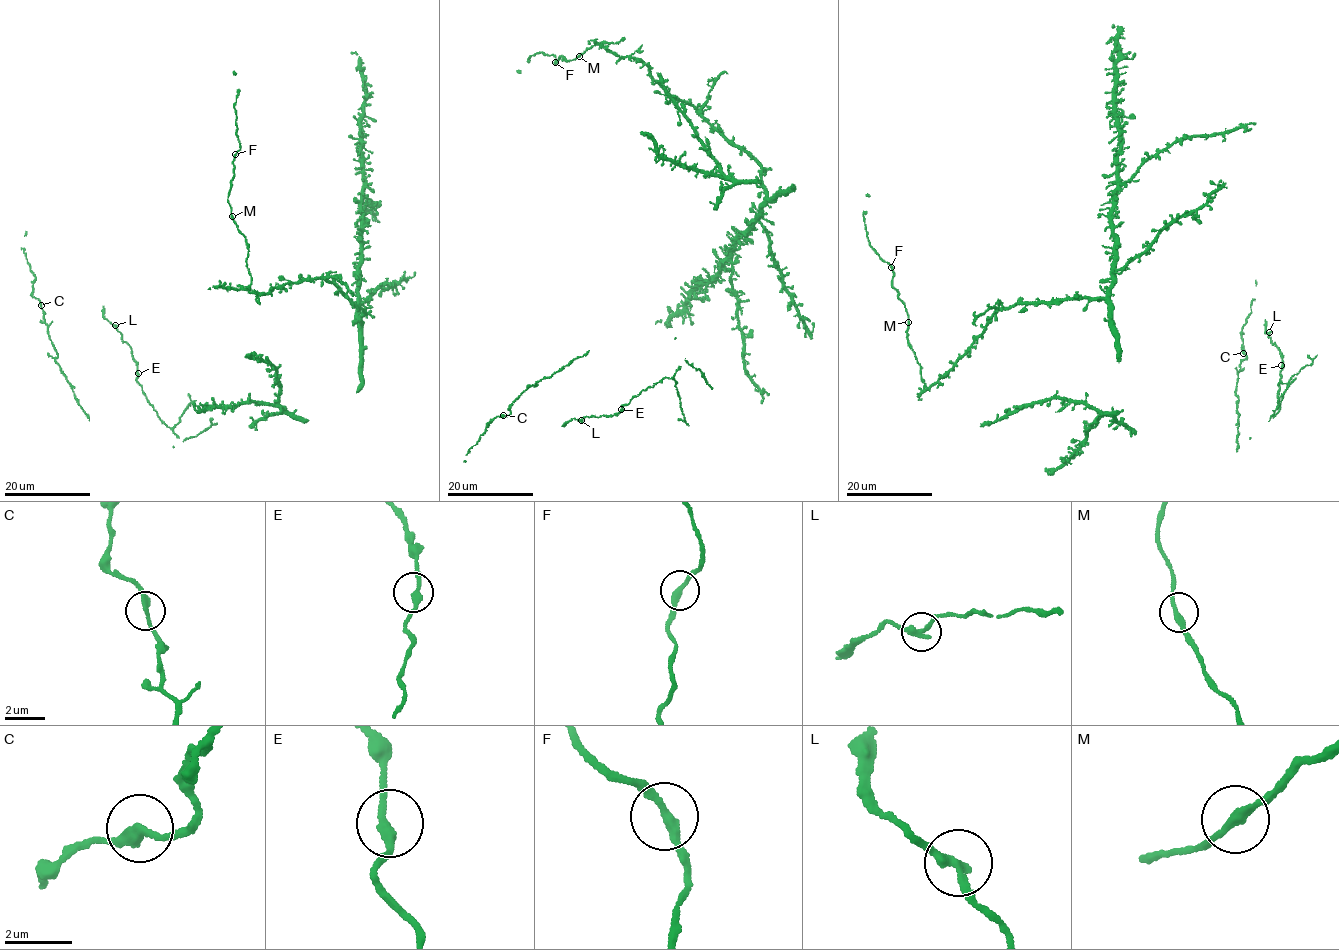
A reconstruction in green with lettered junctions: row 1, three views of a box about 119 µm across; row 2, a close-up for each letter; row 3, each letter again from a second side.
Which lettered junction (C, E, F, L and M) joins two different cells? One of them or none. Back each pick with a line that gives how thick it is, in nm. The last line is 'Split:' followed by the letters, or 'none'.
L: 240 nm
Split: L

